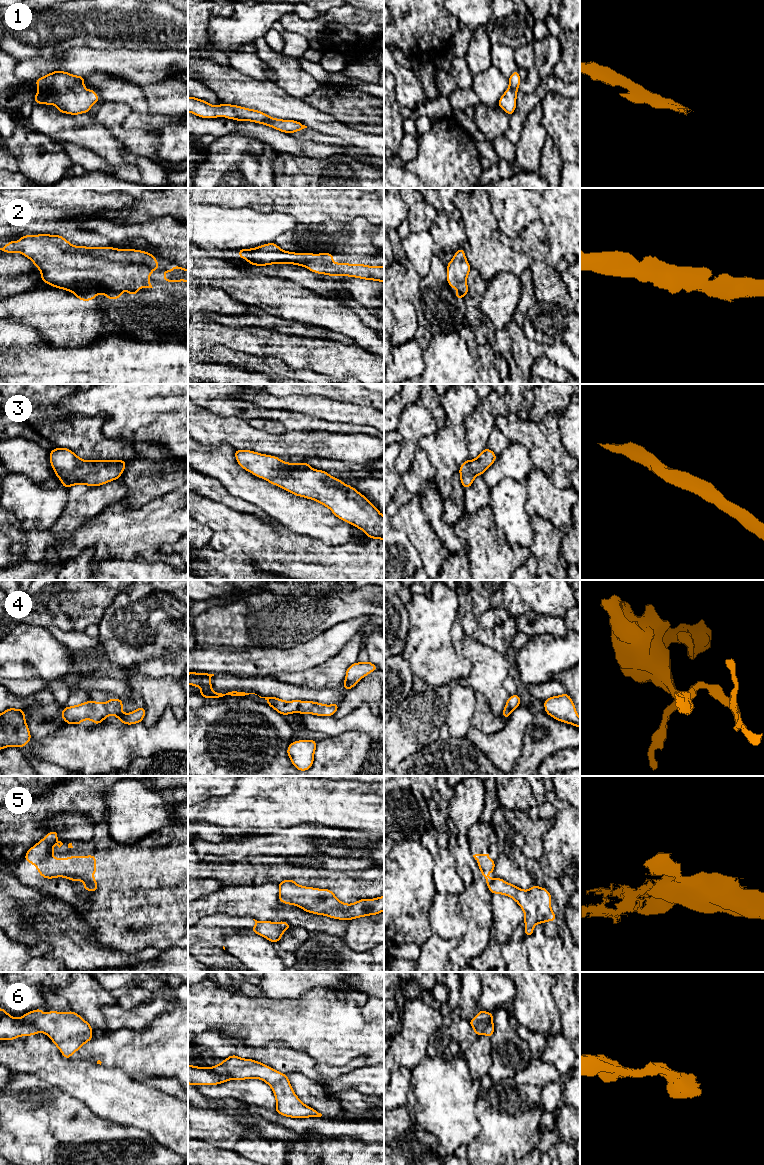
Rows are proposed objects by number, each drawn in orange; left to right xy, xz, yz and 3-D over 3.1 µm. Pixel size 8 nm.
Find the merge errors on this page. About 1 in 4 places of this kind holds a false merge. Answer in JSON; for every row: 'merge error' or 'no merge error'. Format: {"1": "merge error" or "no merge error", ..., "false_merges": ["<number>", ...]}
{"1": "no merge error", "2": "no merge error", "3": "no merge error", "4": "merge error", "5": "merge error", "6": "merge error", "false_merges": ["4", "5", "6"]}

